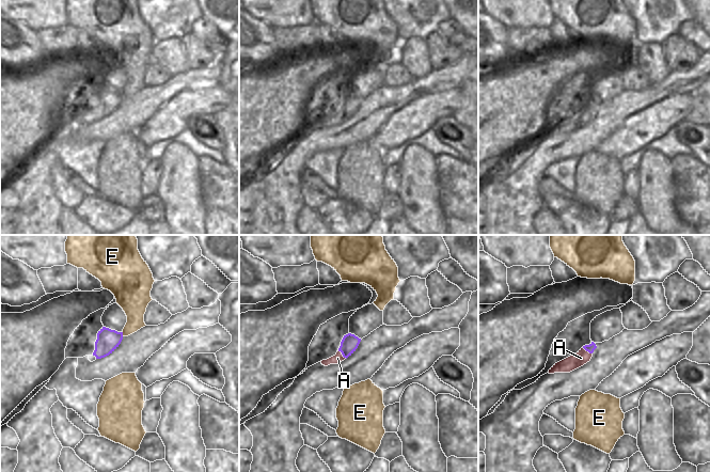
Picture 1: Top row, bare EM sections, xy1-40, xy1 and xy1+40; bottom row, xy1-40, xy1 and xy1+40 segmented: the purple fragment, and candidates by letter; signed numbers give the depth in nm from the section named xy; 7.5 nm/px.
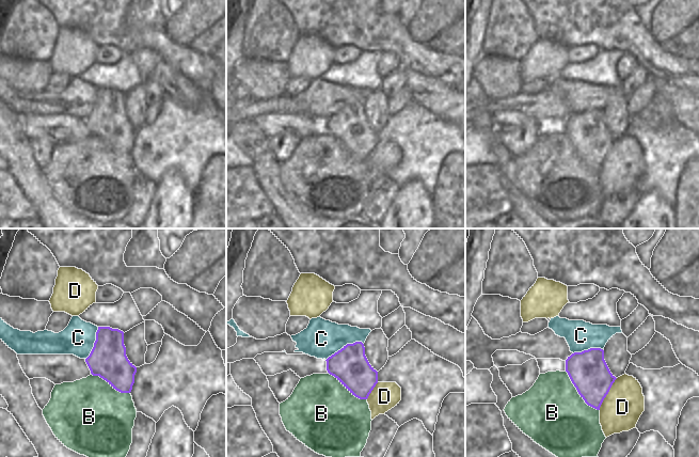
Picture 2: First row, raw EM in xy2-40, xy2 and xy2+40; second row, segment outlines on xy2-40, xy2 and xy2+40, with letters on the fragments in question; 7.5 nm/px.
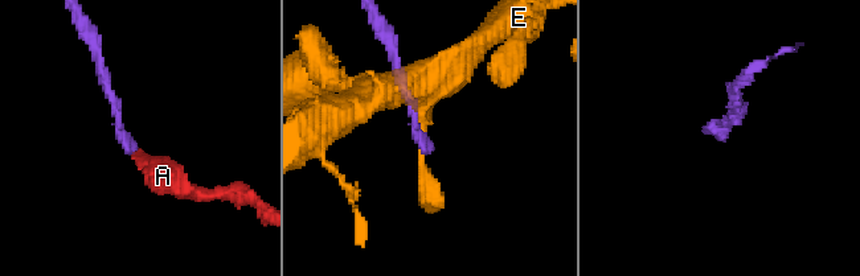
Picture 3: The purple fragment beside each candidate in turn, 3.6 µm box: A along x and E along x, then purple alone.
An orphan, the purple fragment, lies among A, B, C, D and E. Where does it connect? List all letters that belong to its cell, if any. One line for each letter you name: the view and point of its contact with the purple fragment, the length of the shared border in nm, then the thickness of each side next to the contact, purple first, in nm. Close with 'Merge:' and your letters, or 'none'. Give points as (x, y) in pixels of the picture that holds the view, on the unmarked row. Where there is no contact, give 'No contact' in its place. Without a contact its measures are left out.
A: Touches purple at xy1 (342, 114). Shared border 90 nm. Thickness 130 nm (purple) against 70 nm
Merge: A.

